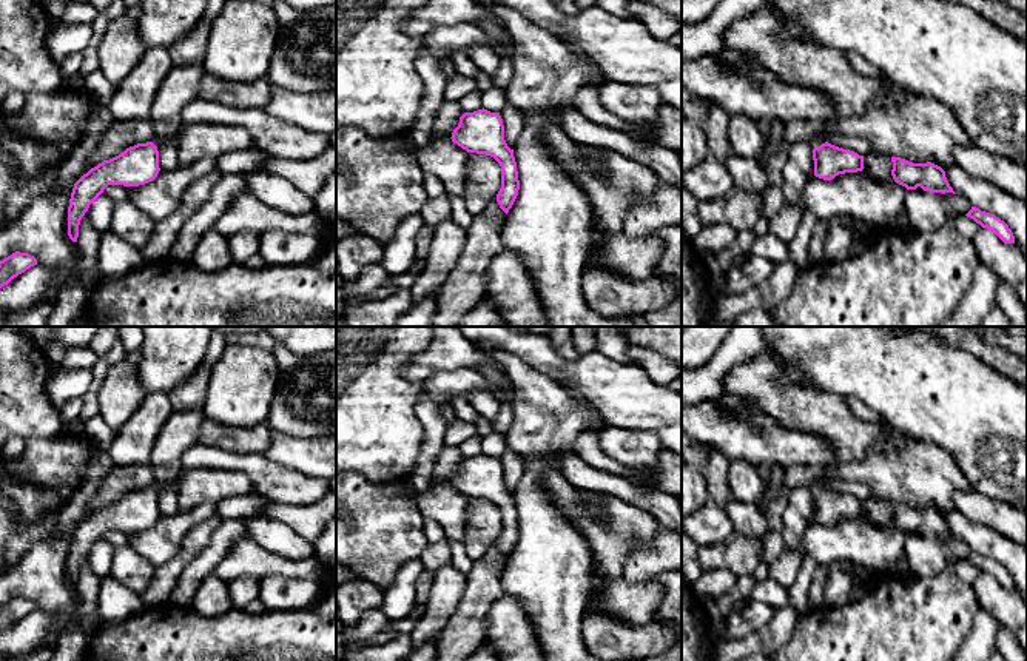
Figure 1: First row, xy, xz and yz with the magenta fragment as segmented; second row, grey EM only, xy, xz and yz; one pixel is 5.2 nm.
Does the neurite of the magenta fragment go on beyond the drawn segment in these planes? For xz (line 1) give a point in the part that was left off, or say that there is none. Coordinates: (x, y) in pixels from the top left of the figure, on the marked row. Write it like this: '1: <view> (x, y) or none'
1: none

